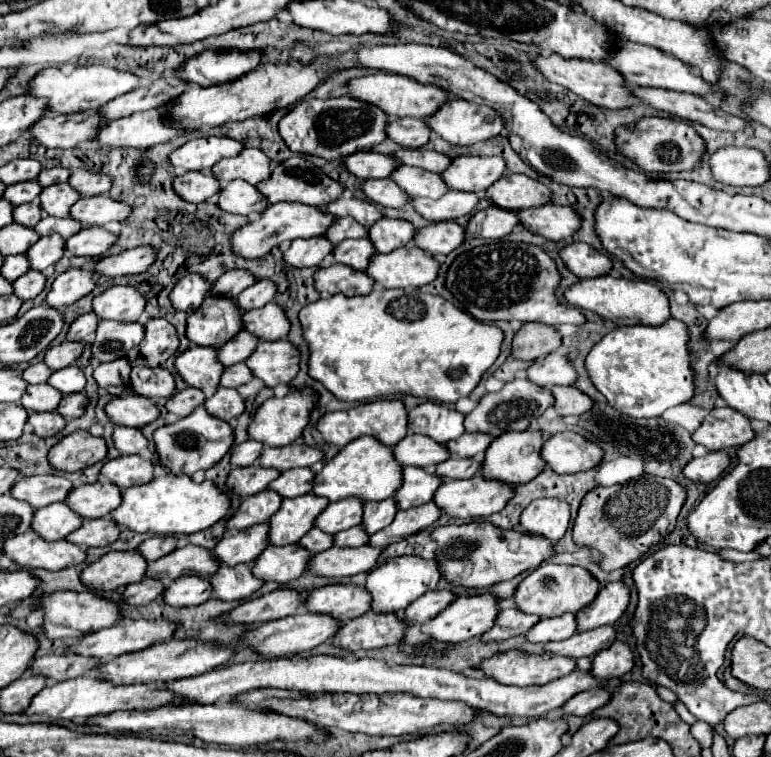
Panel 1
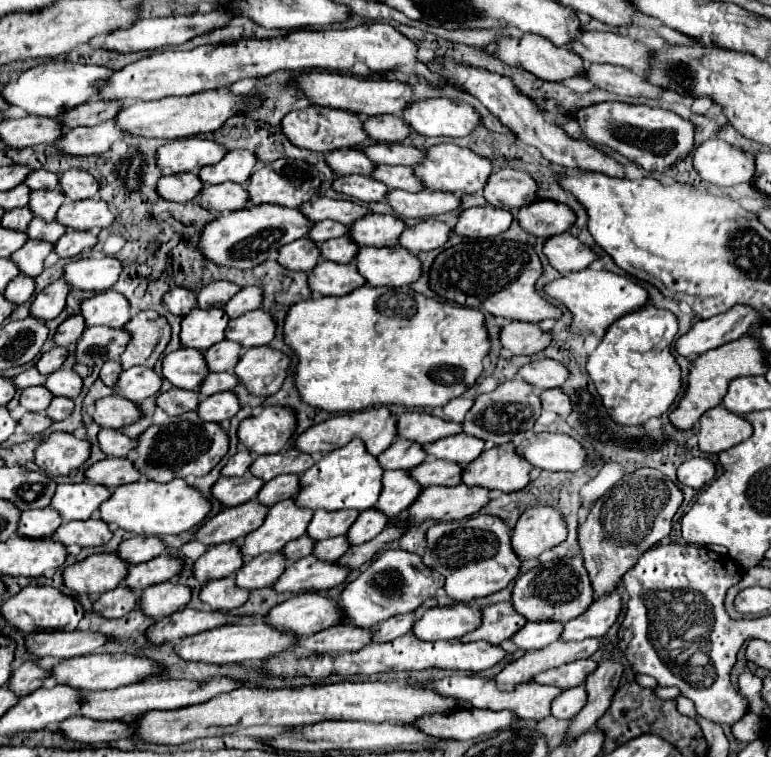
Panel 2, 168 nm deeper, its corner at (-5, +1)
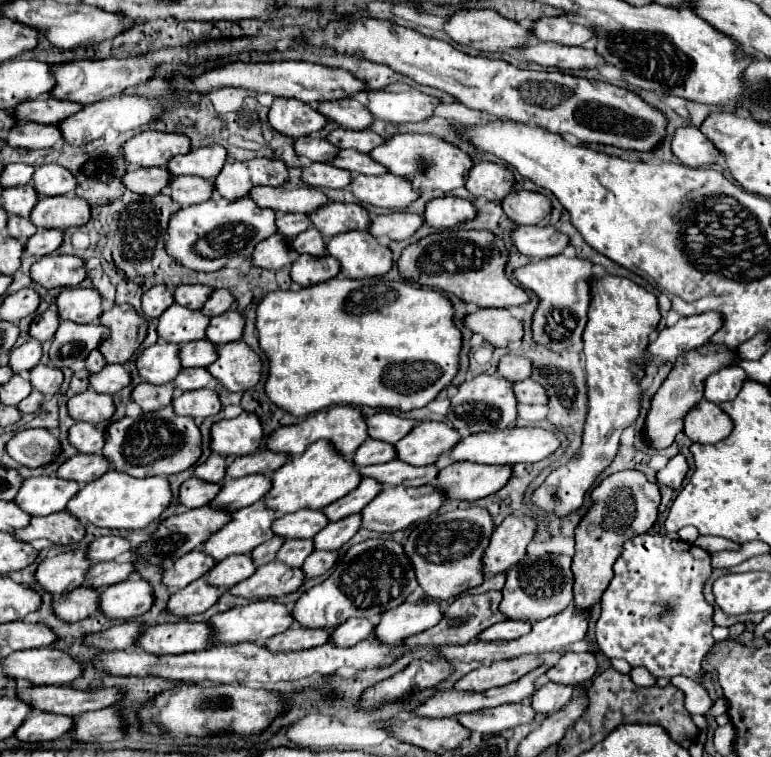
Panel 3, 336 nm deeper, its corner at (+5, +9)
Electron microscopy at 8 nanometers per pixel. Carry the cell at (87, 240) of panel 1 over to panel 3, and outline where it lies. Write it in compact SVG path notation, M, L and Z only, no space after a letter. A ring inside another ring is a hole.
M38 229L36 235L32 235L26 245L24 245L24 253L36 255L36 257L44 257L54 253L62 243L62 231L56 229Z

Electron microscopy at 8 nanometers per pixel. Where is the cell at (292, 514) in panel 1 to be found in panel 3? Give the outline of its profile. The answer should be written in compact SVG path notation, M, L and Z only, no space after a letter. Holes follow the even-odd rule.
M262 501L238 509L230 517L232 519L222 527L222 531L212 533L202 545L202 551L216 561L226 559L228 555L250 553L254 547L274 537L270 525L278 515L264 507Z

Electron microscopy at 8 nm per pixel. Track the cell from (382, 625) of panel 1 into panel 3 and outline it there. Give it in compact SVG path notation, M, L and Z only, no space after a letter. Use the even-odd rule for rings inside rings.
M292 625L288 631L278 633L276 637L270 637L264 647L274 653L288 653L288 651L302 651L324 645L330 639L330 633L326 629L306 629L302 625Z

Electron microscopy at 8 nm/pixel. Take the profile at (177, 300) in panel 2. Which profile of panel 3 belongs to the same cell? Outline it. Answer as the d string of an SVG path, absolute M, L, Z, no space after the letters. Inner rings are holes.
M156 285L142 295L142 313L144 317L160 317L172 303L172 291L164 285Z

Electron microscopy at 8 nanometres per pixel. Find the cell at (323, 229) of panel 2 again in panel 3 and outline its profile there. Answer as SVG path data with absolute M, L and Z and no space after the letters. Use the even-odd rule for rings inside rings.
M278 213L276 215L276 231L280 235L284 235L284 239L292 239L298 233L306 231L308 227L312 227L310 219L304 213Z

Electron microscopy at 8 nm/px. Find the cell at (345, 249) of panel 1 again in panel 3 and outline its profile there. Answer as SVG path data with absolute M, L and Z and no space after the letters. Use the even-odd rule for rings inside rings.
M314 227L302 231L300 235L296 235L294 239L290 239L290 247L296 253L308 253L308 255L324 255L326 247L324 247L324 239L320 235L320 231L316 231Z

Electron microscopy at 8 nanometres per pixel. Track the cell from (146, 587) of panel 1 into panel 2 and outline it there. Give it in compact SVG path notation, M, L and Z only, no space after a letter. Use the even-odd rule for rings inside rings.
M122 585L108 593L102 593L94 601L94 611L106 619L122 617L136 607L138 607L138 595L134 591L130 591L130 587L122 587Z

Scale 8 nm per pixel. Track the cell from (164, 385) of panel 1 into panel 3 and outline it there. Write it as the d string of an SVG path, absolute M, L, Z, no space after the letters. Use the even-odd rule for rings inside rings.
M104 365L104 369L100 373L92 373L88 381L90 389L94 389L96 393L114 395L130 383L130 373L122 365Z

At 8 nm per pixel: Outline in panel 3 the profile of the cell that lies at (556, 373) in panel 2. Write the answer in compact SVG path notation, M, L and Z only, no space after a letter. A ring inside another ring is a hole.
M512 353L512 355L504 355L504 357L500 359L500 363L498 363L496 373L498 373L500 377L512 381L512 383L524 381L524 379L528 379L530 373L532 373L532 363L530 363L526 357L522 357L522 355L514 355L514 353Z

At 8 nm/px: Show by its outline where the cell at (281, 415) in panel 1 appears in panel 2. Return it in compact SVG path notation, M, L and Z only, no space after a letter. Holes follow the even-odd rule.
M264 407L260 415L248 417L238 427L240 443L248 447L248 451L258 455L268 455L274 451L282 451L296 431L294 411L290 407Z

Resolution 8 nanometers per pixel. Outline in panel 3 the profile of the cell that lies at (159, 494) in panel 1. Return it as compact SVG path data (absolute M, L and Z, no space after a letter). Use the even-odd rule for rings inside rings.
M106 471L100 479L84 485L70 501L68 513L76 519L84 519L96 527L108 529L144 529L160 517L160 513L170 505L172 493L166 477L146 477L136 479L120 471Z

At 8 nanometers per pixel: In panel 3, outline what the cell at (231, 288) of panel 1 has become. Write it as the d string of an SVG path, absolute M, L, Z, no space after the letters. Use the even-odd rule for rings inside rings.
M180 285L174 289L174 301L178 305L184 305L184 307L196 311L196 309L202 309L202 305L210 297L210 293L212 293L212 289L208 289L206 285Z

